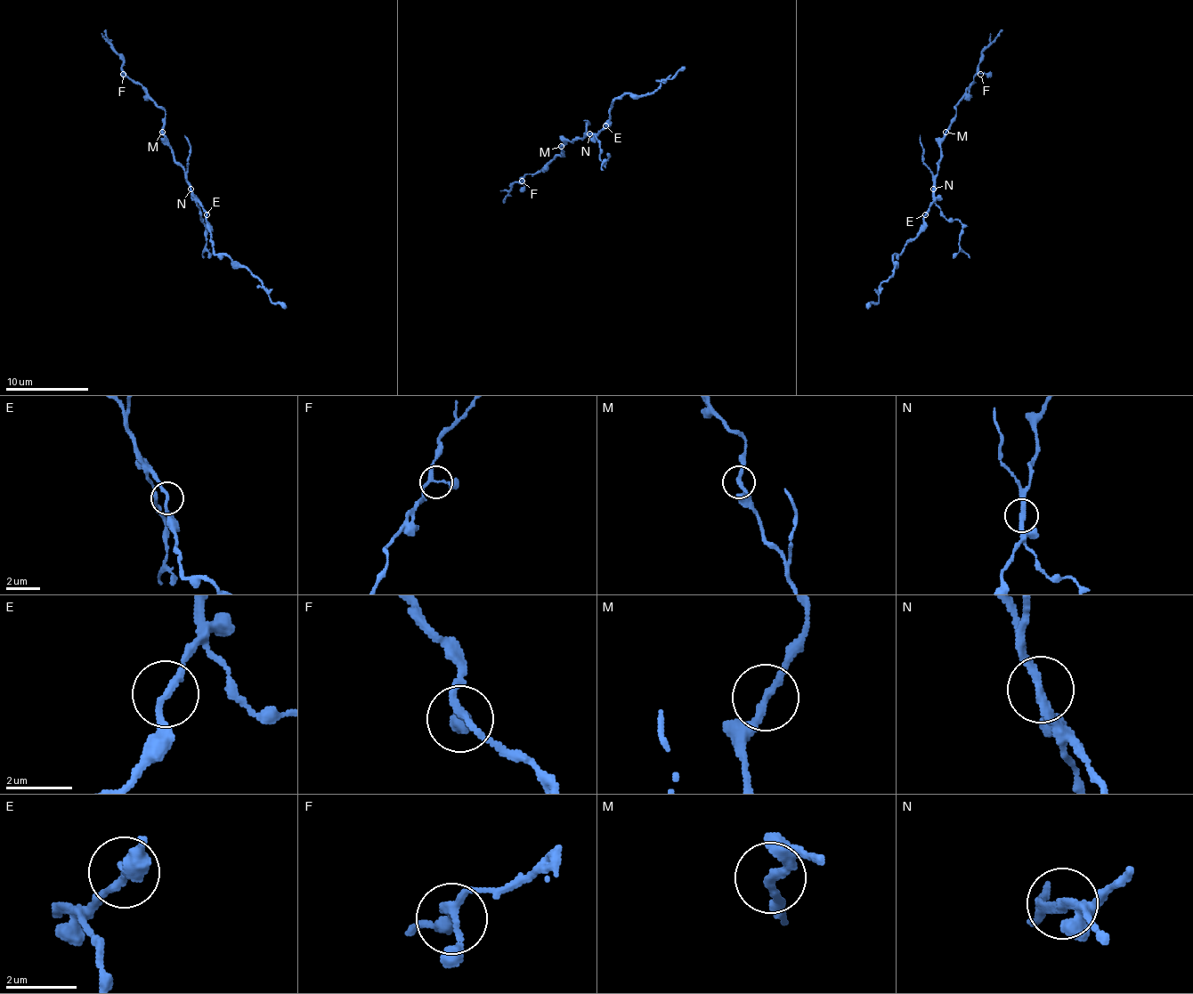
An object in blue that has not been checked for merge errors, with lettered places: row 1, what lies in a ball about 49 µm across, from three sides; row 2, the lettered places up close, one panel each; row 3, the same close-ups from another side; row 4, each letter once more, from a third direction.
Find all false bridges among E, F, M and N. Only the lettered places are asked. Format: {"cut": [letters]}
{"cut": ["N"]}

